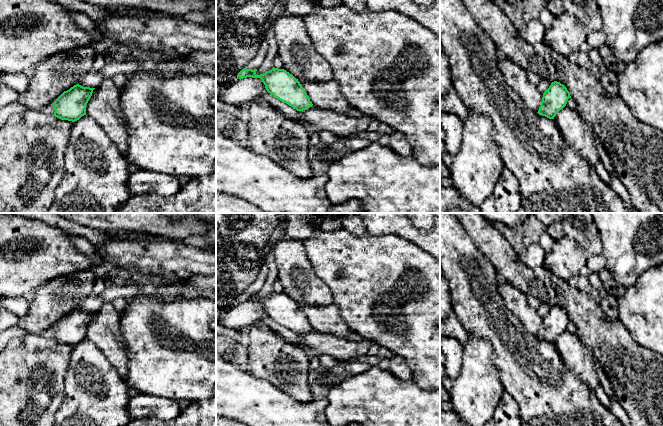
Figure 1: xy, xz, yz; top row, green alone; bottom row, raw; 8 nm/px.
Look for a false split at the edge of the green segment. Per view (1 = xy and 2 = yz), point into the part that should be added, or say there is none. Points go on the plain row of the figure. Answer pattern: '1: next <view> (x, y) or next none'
1: next none
2: next none

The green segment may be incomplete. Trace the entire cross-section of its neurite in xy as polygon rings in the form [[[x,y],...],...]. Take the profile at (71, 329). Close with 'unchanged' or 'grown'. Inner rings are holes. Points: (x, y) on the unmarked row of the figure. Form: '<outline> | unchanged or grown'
[[[74,309],[64,315],[51,329],[55,336],[53,340],[75,346],[86,339],[86,330],[95,312]]] | unchanged

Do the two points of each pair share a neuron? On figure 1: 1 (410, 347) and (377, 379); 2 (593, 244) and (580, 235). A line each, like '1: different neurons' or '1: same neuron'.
1: different neurons
2: same neuron

